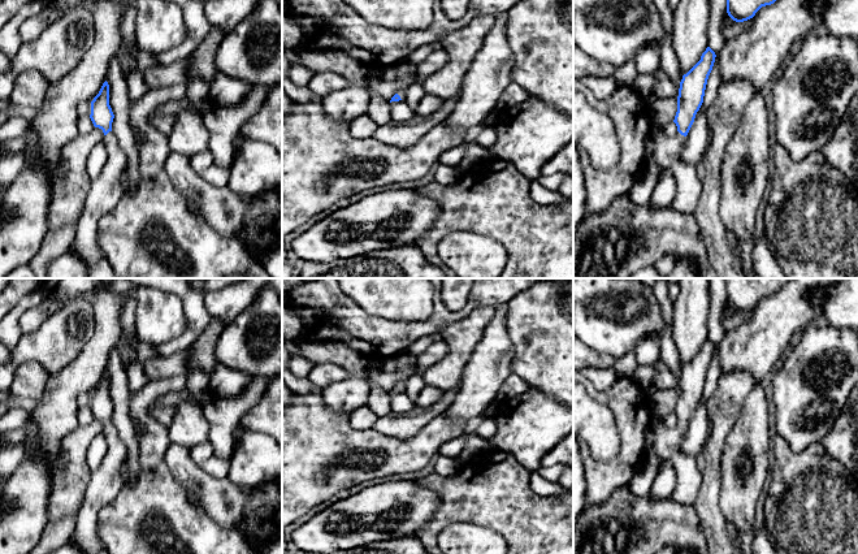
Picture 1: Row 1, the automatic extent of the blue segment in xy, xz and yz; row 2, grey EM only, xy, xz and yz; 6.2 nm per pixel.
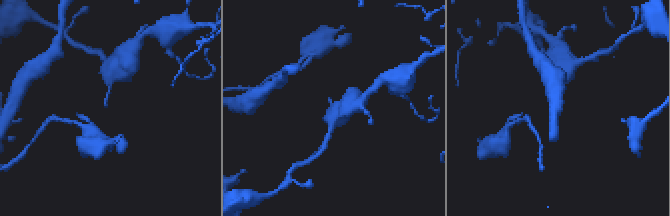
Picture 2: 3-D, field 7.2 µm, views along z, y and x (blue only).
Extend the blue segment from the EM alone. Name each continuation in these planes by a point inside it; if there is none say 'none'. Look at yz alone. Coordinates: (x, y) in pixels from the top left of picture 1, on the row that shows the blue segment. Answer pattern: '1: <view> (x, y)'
1: yz (664, 150)

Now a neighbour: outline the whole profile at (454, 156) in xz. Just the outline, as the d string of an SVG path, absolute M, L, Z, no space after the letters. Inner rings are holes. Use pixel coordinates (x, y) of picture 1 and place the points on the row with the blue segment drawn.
M460 144L443 152L439 156L438 163L442 165L459 166L464 159L464 153L465 153L465 146Z

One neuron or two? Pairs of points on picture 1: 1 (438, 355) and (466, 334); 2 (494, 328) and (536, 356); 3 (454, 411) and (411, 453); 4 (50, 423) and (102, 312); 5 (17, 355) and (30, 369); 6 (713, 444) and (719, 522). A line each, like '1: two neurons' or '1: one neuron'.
1: two neurons
2: two neurons
3: two neurons
4: one neuron
5: two neurons
6: one neuron

